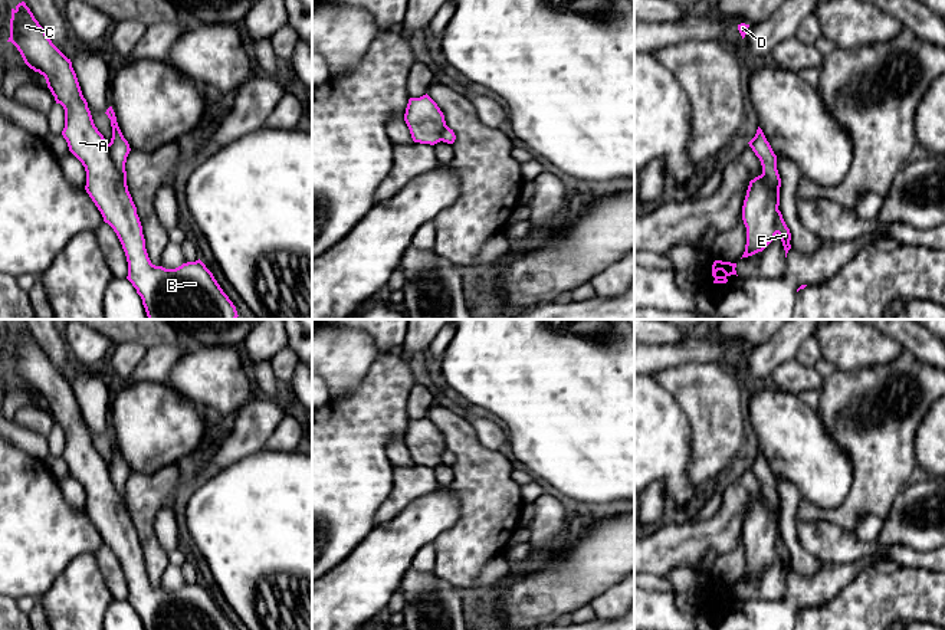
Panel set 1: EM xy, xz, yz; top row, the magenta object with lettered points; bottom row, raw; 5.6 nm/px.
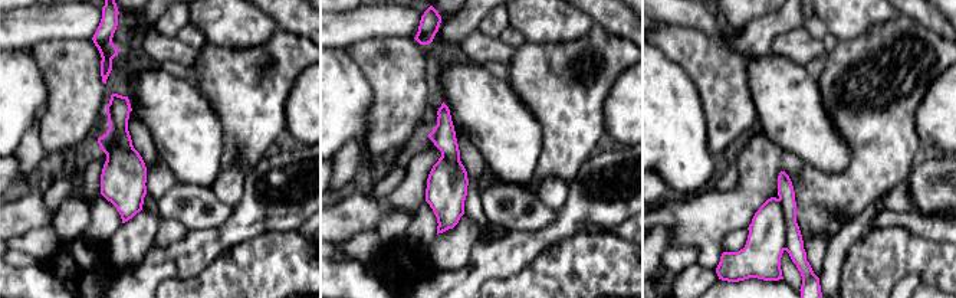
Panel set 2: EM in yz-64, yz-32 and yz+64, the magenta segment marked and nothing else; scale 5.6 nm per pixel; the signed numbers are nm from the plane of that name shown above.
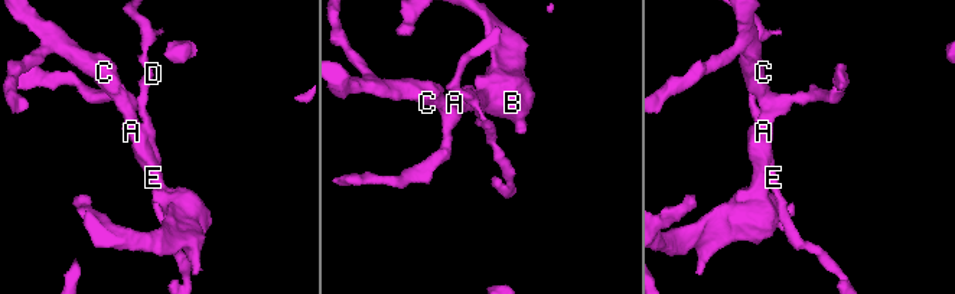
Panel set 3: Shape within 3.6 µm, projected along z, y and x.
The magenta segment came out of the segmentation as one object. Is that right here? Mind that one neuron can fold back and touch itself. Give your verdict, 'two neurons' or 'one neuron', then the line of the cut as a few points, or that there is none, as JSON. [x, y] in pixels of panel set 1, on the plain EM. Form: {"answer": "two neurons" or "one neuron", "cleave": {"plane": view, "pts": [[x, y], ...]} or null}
{"answer": "two neurons", "cleave": {"plane": "xy", "pts": [[107, 466], [108, 475], [125, 507]]}}

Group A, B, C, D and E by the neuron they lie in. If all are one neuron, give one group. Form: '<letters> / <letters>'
A B C / D E

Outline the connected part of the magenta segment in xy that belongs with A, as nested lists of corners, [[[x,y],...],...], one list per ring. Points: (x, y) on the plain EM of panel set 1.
[[[24,324],[12,331],[10,360],[7,364],[12,364],[17,370],[30,391],[45,398],[56,426],[63,429],[65,450],[62,457],[68,465],[69,473],[85,489],[86,515],[101,534],[104,544],[114,551],[122,567],[128,584],[127,601],[137,611],[144,630],[236,630],[200,581],[183,585],[175,591],[165,591],[151,585],[137,529],[128,513],[128,508],[109,476],[106,462],[93,446],[72,384],[52,365]]]

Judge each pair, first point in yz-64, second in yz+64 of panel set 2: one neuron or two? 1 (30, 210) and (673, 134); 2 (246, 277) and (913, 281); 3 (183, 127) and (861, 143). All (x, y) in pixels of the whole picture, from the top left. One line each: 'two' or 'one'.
1: two
2: two
3: two

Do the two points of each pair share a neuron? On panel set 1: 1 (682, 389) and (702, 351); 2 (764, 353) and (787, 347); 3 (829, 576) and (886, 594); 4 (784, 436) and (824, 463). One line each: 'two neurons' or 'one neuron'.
1: two neurons
2: one neuron
3: two neurons
4: one neuron

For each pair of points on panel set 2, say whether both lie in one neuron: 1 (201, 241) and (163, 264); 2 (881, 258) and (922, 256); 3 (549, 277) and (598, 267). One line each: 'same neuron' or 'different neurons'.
1: same neuron
2: same neuron
3: same neuron

